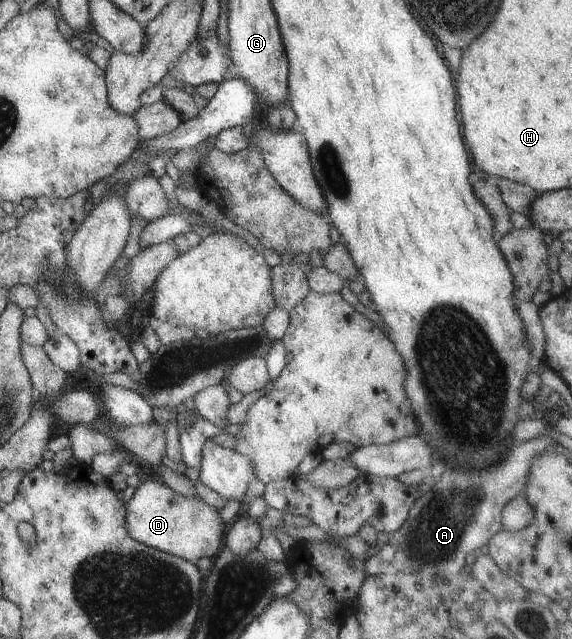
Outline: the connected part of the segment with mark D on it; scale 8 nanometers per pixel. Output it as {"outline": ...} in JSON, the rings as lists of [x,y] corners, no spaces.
{"outline":[[[148,480],[134,489],[124,506],[129,537],[151,549],[196,562],[200,557],[212,560],[223,546],[227,526],[223,525],[219,512],[199,497],[183,497],[165,484]]]}

